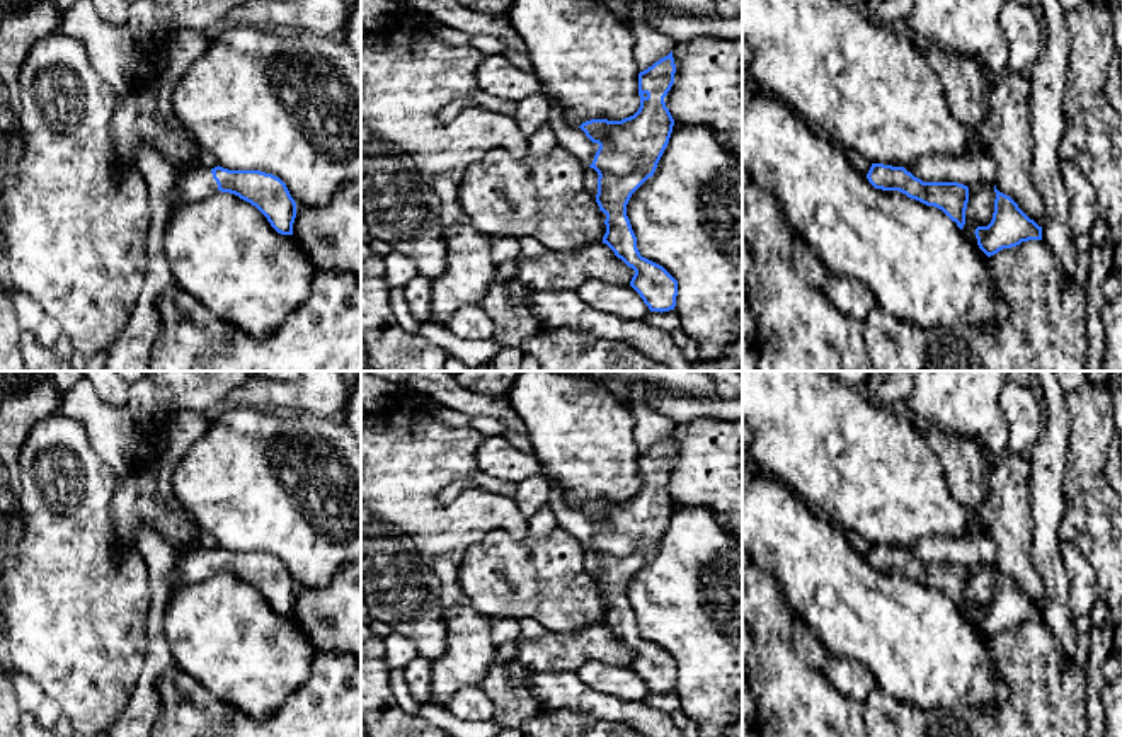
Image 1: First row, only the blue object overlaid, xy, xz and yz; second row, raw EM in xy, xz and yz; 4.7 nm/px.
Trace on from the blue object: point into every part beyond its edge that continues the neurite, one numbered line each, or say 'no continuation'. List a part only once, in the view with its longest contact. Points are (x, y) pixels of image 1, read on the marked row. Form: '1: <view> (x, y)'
1: xz (574, 140)

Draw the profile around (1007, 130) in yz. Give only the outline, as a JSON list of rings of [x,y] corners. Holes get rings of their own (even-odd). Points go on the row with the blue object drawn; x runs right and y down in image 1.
[[[1010,71],[994,77],[987,90],[987,116],[981,124],[981,136],[996,163],[996,189],[1042,226],[1045,208],[1032,180],[1035,140],[1028,77]]]

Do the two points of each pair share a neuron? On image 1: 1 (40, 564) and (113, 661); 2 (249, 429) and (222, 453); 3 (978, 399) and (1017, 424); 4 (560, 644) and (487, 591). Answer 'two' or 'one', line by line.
1: one
2: one
3: two
4: two

